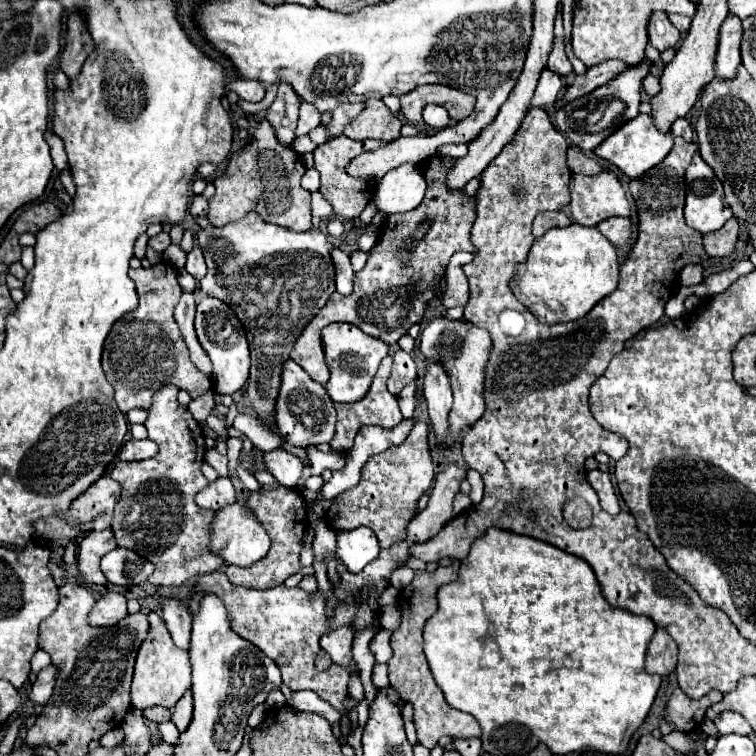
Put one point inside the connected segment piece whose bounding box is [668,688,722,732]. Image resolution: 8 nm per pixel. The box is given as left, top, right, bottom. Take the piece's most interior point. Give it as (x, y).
(686, 714)

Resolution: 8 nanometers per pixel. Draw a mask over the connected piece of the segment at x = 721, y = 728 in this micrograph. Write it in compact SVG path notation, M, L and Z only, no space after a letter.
M722 712L716 720L714 720L718 734L742 734L748 736L752 732L750 724L738 714L738 712Z

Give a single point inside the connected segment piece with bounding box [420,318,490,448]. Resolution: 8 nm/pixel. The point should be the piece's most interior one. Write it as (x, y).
(462, 348)

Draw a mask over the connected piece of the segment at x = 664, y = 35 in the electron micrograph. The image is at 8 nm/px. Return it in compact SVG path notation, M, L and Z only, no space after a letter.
M656 12L656 14L650 18L648 32L650 32L650 44L656 46L660 52L678 46L680 38L682 38L680 30L674 28L672 22L668 20L668 16L662 14L662 12Z

